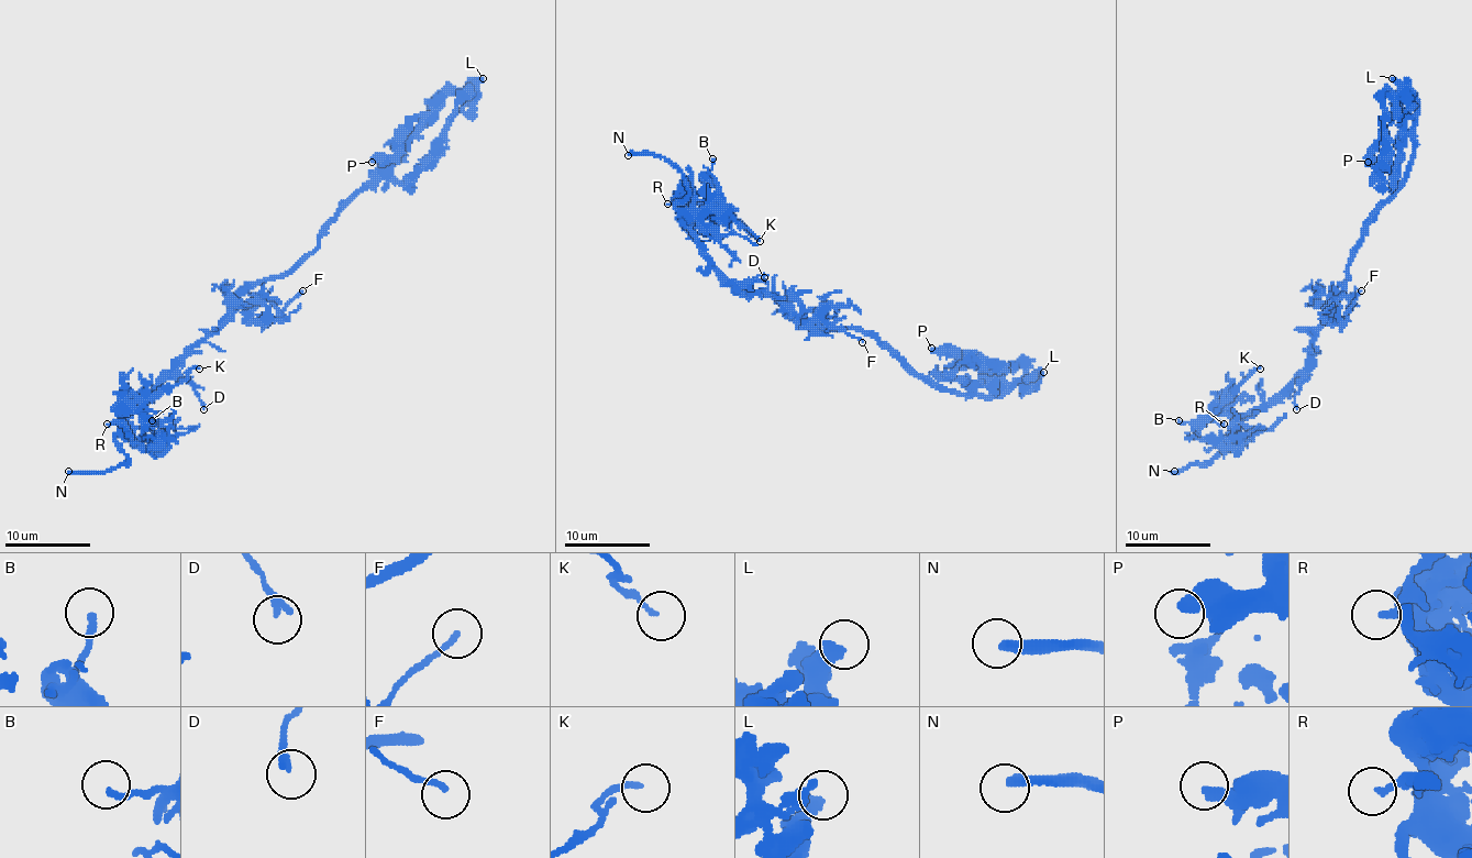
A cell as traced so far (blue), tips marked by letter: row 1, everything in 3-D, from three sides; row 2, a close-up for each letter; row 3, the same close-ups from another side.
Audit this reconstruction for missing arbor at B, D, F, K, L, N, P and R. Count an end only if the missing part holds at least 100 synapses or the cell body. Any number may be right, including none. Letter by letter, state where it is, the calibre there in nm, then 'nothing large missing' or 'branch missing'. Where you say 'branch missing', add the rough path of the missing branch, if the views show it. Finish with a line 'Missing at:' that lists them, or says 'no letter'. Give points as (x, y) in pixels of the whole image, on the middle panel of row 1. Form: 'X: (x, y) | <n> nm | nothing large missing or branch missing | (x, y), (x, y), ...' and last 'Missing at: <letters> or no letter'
B: (712, 158) | 200 nm | nothing large missing
D: (764, 277) | 240 nm | nothing large missing
F: (862, 342) | 160 nm | nothing large missing
K: (760, 241) | 150 nm | nothing large missing
L: (1043, 372) | 400 nm | nothing large missing
N: (628, 155) | 320 nm | branch missing
P: (931, 348) | 400 nm | nothing large missing
R: (667, 204) | 200 nm | nothing large missing
Missing at: N

